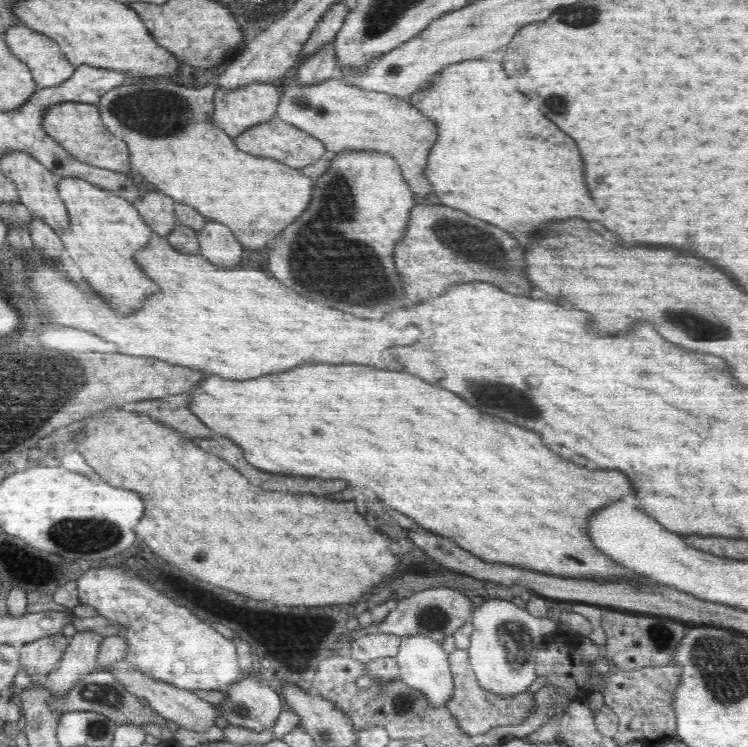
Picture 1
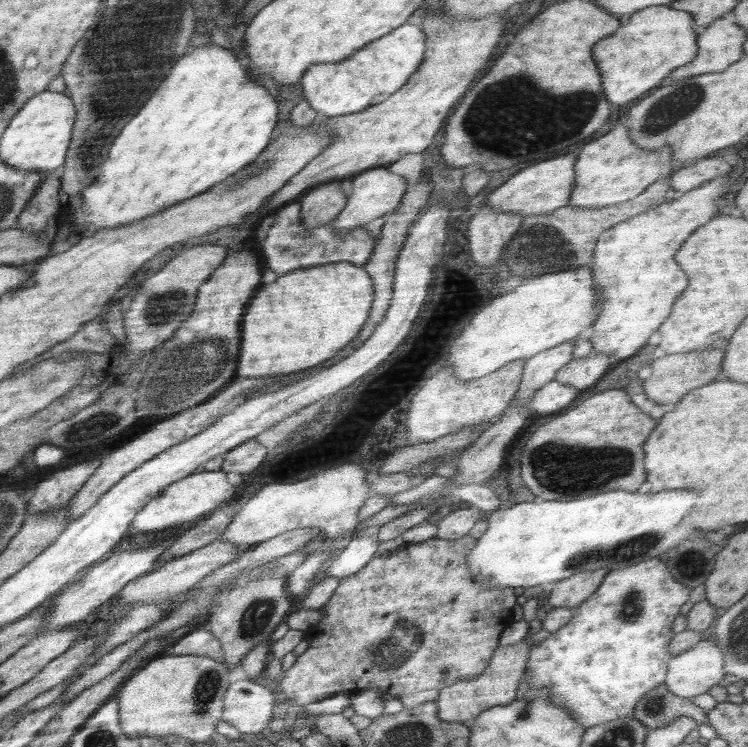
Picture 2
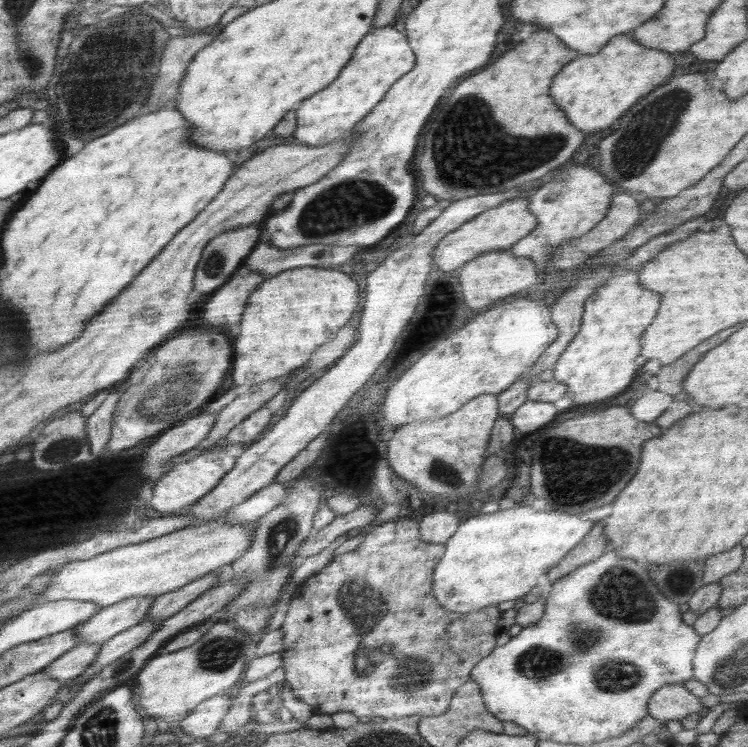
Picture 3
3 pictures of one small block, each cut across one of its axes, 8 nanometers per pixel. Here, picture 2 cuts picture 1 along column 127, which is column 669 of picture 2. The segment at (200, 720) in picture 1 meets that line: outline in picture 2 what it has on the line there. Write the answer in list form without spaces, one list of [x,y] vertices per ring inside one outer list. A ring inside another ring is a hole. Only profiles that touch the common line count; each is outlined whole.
[[[714,638],[701,640],[687,651],[672,656],[665,683],[676,696],[693,699],[708,692],[726,676],[724,655]]]

